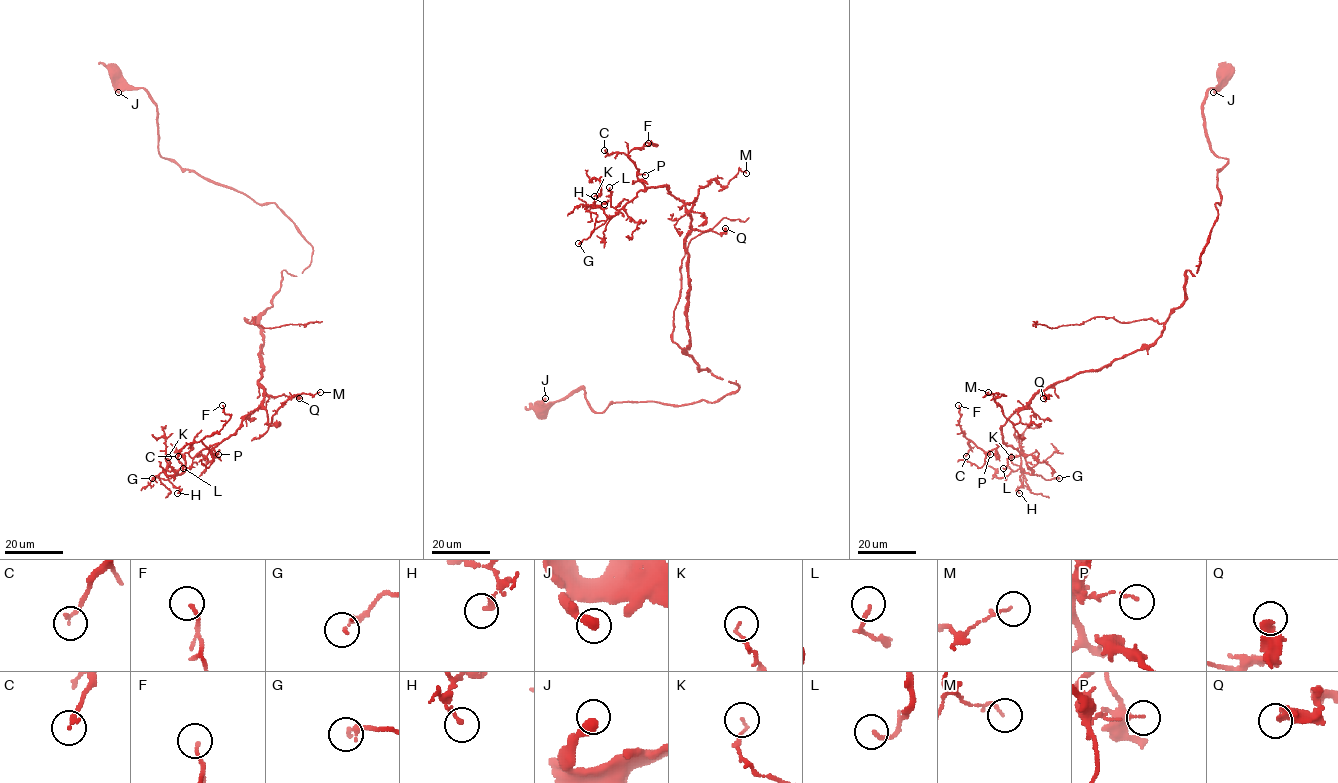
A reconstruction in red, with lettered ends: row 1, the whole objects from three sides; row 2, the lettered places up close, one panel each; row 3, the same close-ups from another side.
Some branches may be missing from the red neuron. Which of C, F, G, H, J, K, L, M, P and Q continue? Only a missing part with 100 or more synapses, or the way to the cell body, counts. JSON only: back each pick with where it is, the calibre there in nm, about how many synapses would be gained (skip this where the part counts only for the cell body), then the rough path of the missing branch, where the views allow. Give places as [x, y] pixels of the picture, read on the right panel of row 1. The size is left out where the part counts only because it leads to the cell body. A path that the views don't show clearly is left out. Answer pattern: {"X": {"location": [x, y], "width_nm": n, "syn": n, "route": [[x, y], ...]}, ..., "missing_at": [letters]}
{"missing_at": []}

